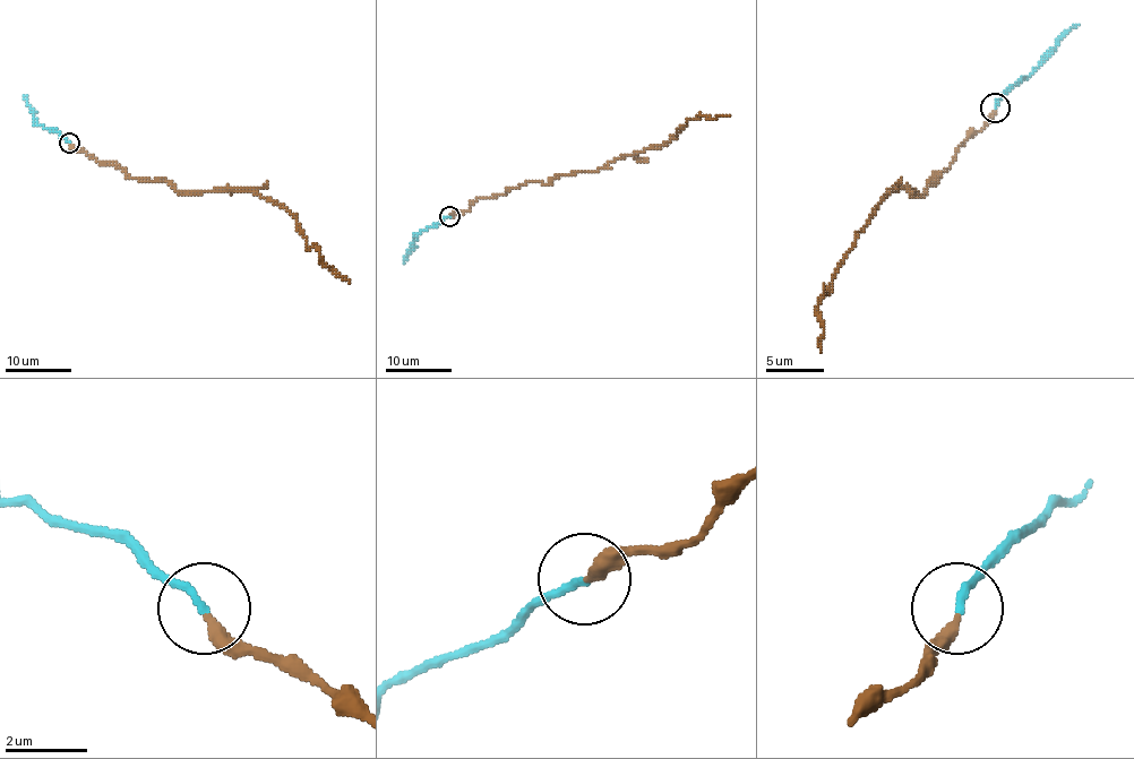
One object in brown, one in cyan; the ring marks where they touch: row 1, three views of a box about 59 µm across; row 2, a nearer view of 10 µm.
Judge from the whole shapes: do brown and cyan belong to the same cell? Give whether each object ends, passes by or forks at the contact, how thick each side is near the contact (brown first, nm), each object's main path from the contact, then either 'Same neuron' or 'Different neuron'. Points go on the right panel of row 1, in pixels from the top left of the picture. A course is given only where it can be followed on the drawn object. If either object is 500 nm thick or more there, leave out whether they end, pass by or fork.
At the ring brown ends. At the ring cyan ends. Thickness 300 nm (brown) against 190 nm. Course of brown: (996, 108), (947, 169), (933, 174), (924, 195), (898, 189), (878, 203), (826, 292), (823, 286), (821, 350). Course of cyan: (996, 108), (1079, 25). Different neuron

